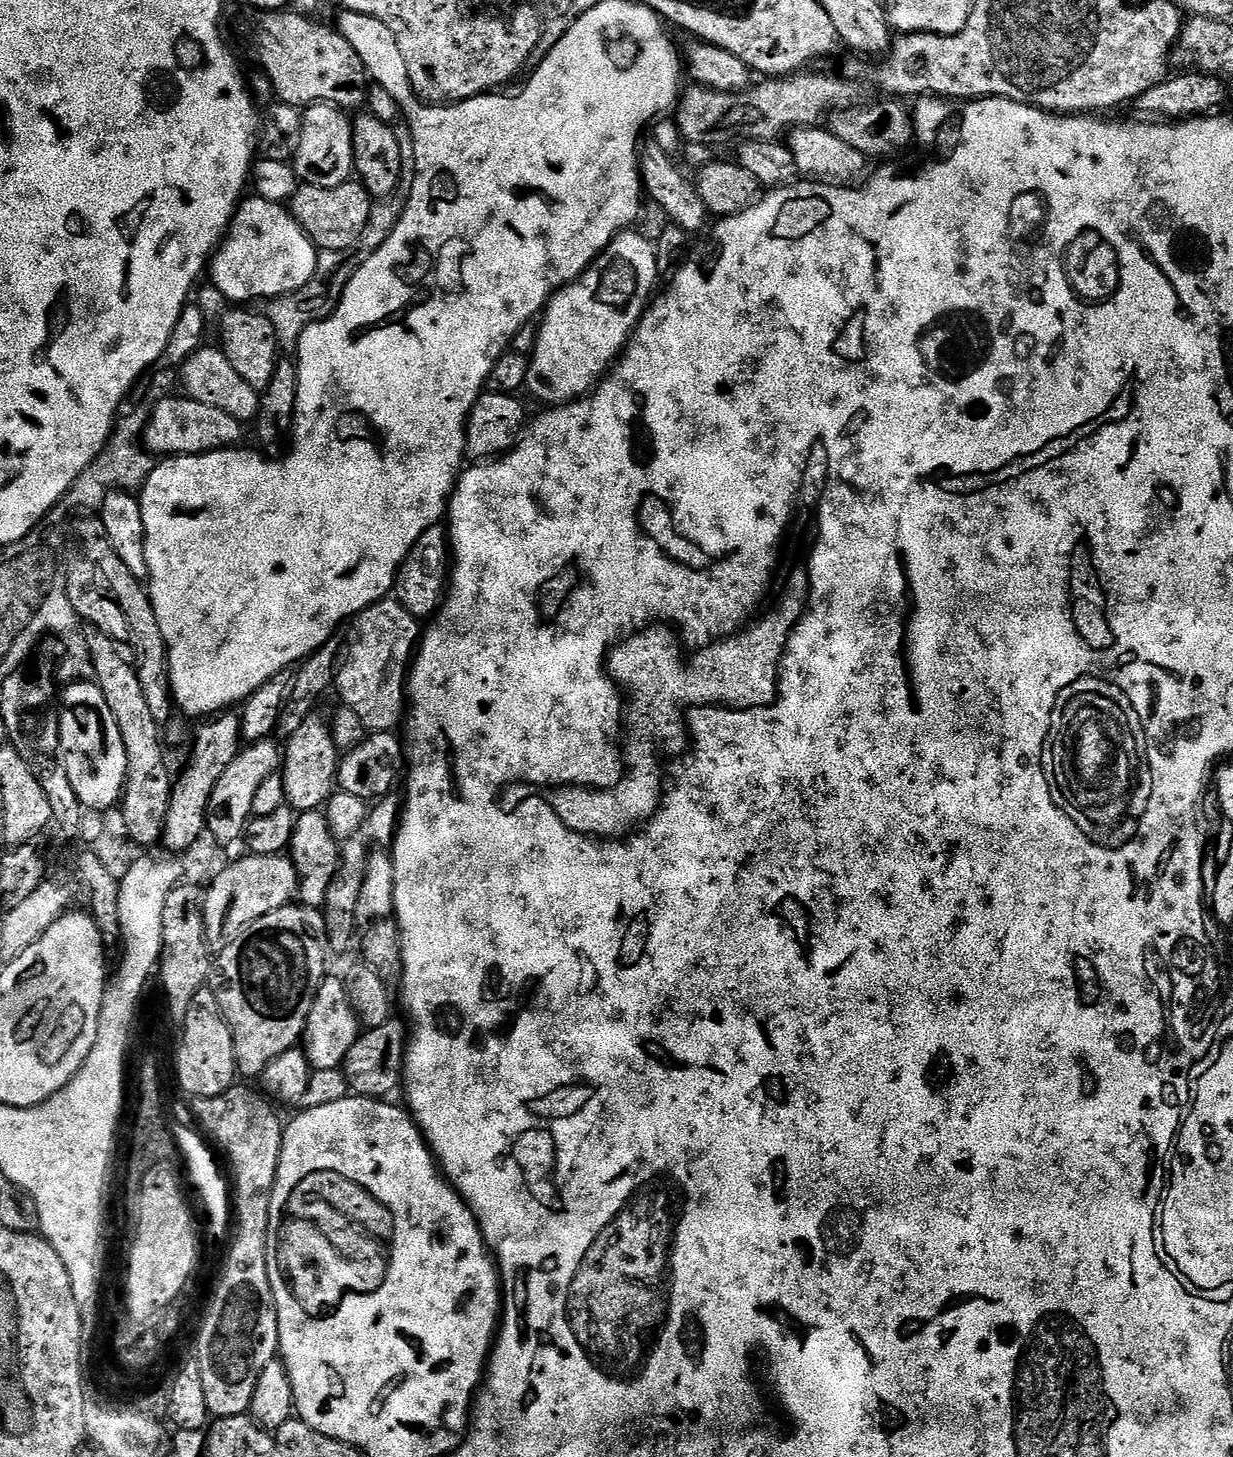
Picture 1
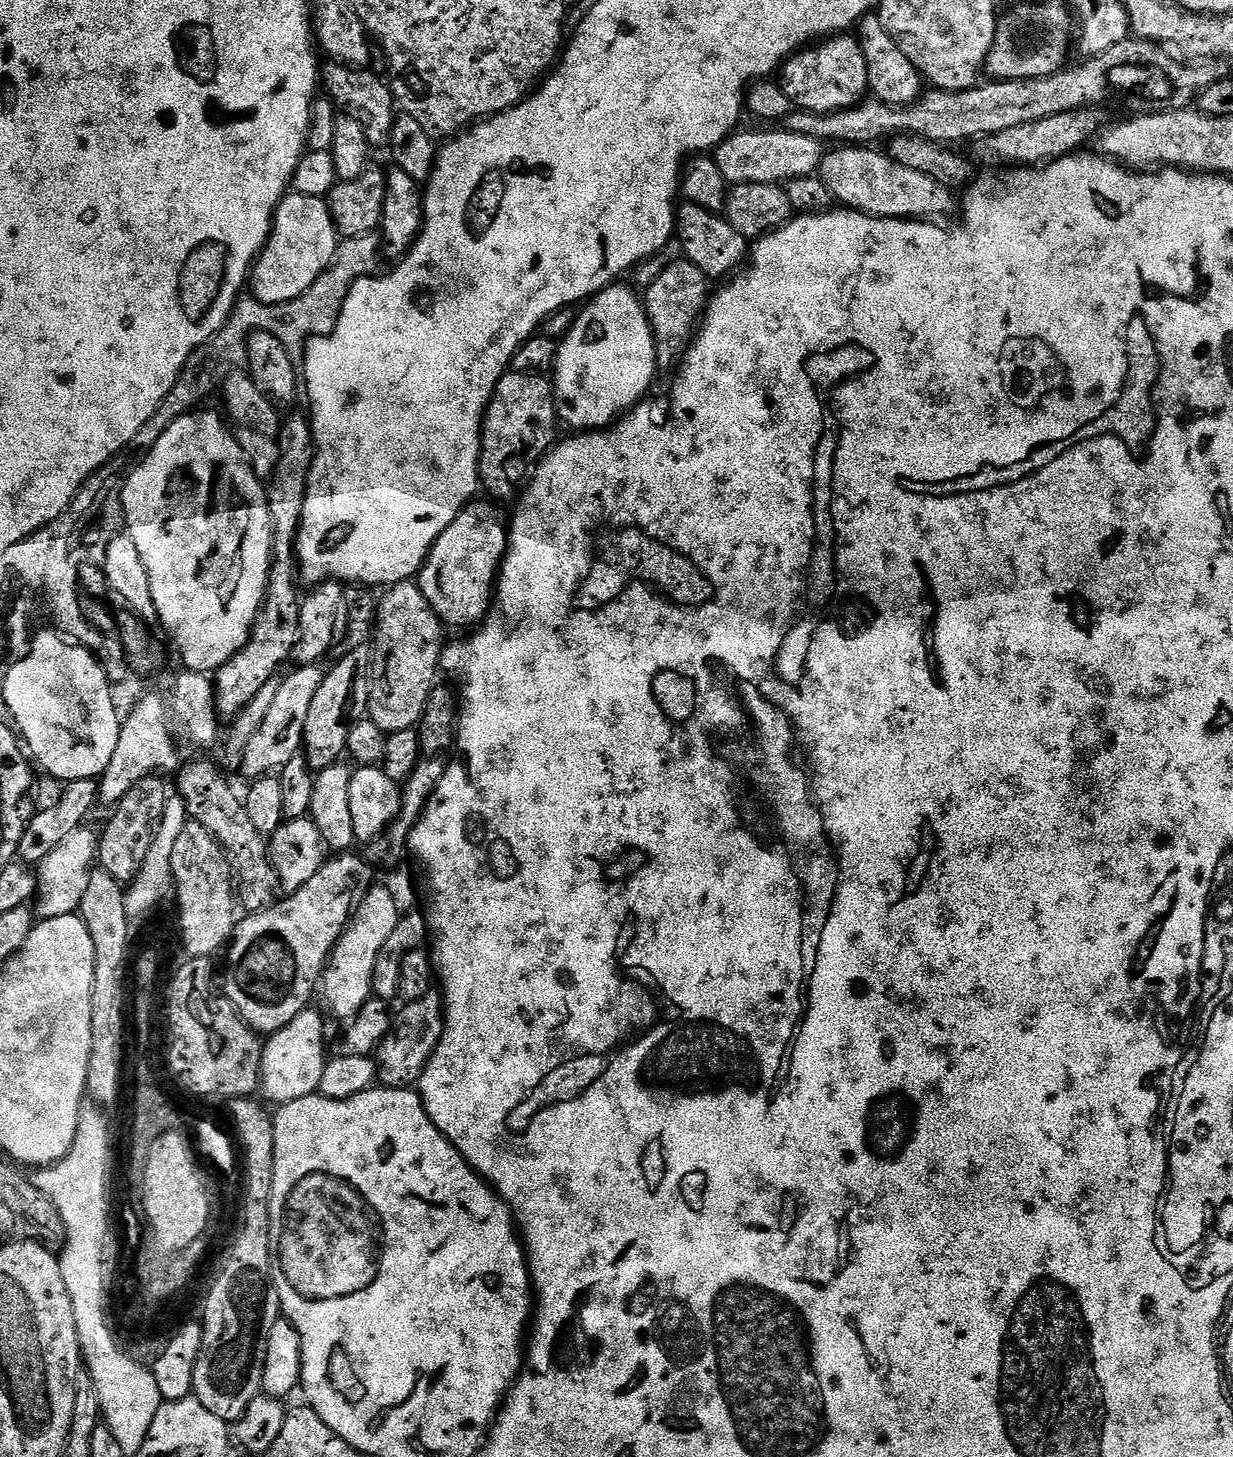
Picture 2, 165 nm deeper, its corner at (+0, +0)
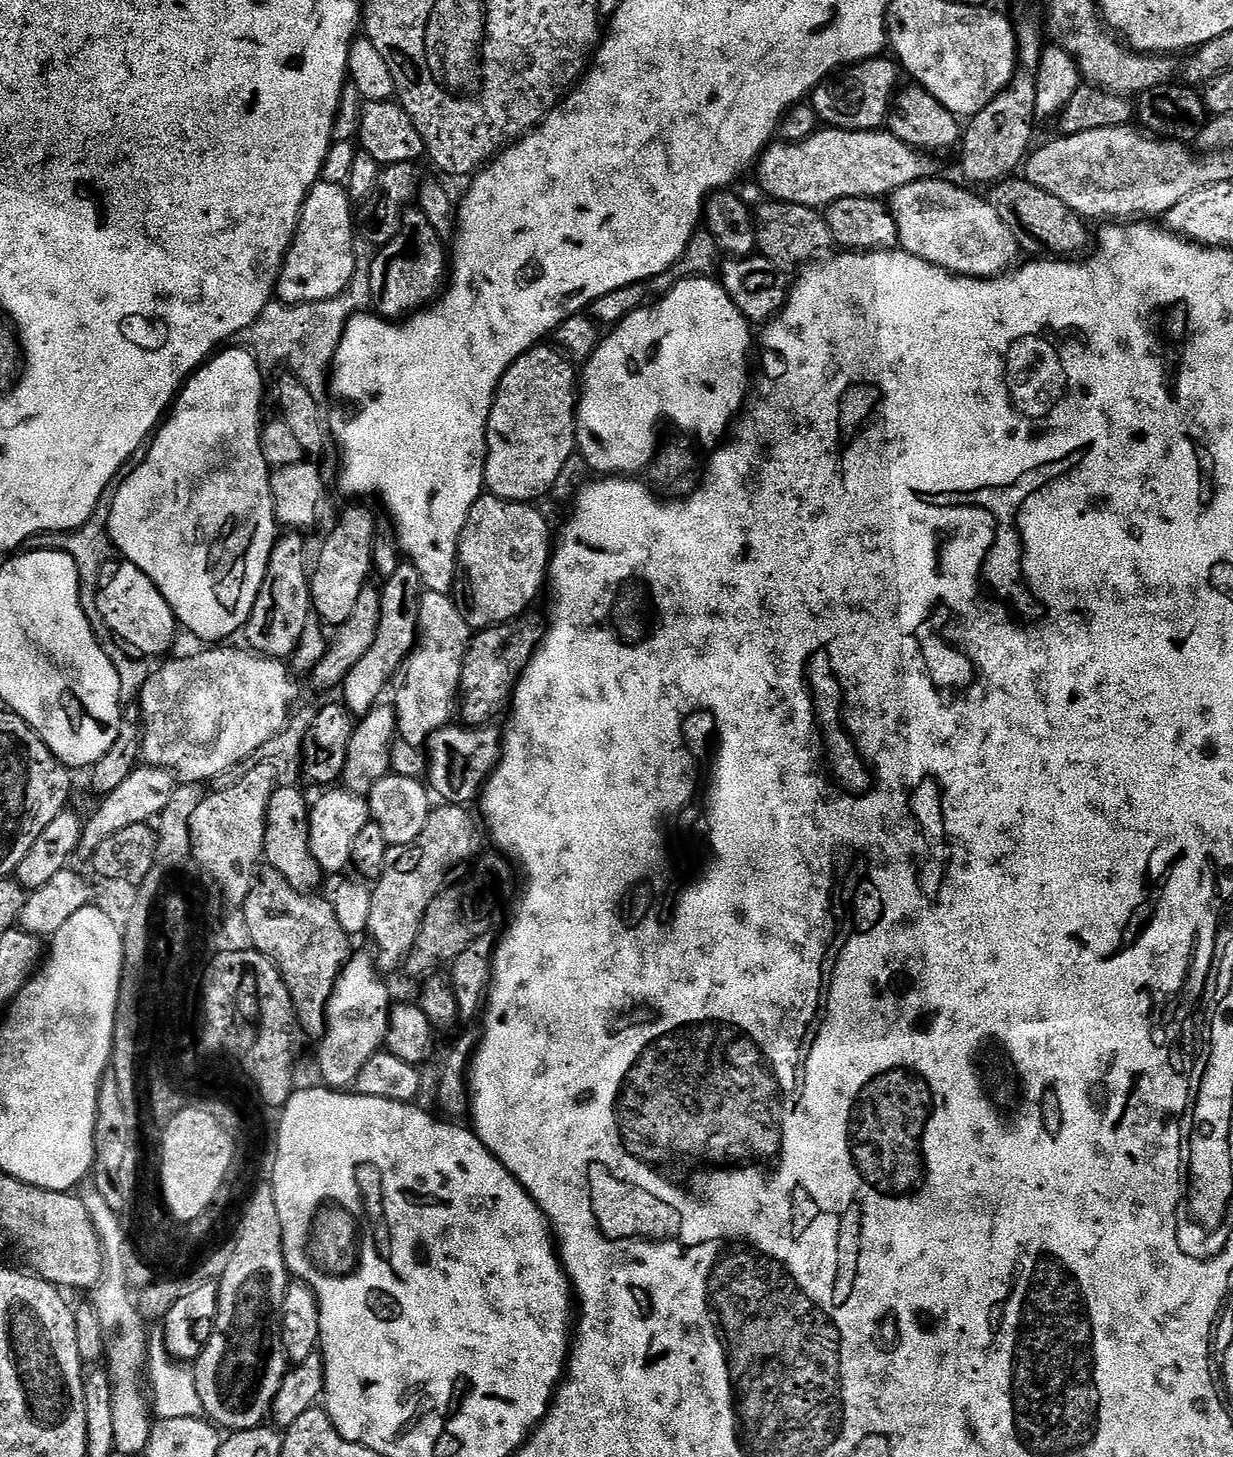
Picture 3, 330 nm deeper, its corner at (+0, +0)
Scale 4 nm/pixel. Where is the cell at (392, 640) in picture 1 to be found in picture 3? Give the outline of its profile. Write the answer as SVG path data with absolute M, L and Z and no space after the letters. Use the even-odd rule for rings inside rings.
M425 591L418 610L420 631L416 647L408 653L390 685L391 703L396 710L396 730L399 739L420 748L427 745L439 728L445 727L454 716L458 704L462 662L470 639L466 618L460 613L457 601L451 595Z

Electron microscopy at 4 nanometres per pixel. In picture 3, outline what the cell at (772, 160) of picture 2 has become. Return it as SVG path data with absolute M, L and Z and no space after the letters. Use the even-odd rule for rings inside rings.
M824 126L797 144L769 144L758 161L758 181L765 197L773 201L820 210L838 198L884 198L910 182L939 177L940 168L931 158L887 130L851 132Z

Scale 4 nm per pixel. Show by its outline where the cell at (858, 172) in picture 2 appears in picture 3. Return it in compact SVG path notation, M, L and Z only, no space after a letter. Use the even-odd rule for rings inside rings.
M933 178L930 180L919 180L918 182L910 182L910 186L902 186L902 190L891 193L890 207L892 209L892 217L898 226L898 234L900 235L899 247L903 251L910 253L912 256L922 258L926 262L930 262L934 266L952 272L955 276L976 276L980 280L987 280L990 276L1002 276L1005 272L1009 271L1017 263L1016 255L1021 255L1022 249L1016 243L1014 234L1010 230L1010 226L1006 226L1006 222L1002 222L1002 218L998 218L998 212L994 210L994 206L988 204L987 199L983 195L975 196L972 191L967 187L959 188L956 184L951 184L950 181L944 180L945 178Z

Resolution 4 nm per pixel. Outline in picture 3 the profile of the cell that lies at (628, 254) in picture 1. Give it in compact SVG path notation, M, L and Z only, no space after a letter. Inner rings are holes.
M692 276L687 280L682 280L678 285L678 290L673 290L667 295L659 297L655 301L656 305L645 306L634 310L621 324L615 325L612 332L603 337L600 345L594 350L594 354L588 363L582 368L582 383L578 388L578 403L576 406L576 447L579 455L584 455L584 460L596 471L596 474L607 474L612 478L624 478L629 474L640 474L649 467L653 457L658 451L656 445L655 428L663 420L669 420L672 424L677 424L684 432L689 432L692 436L697 436L704 444L716 446L729 435L734 421L740 415L749 395L750 395L750 376L748 380L748 355L754 352L754 331L753 325L734 306L730 294L721 286L719 279L709 278L708 276Z

